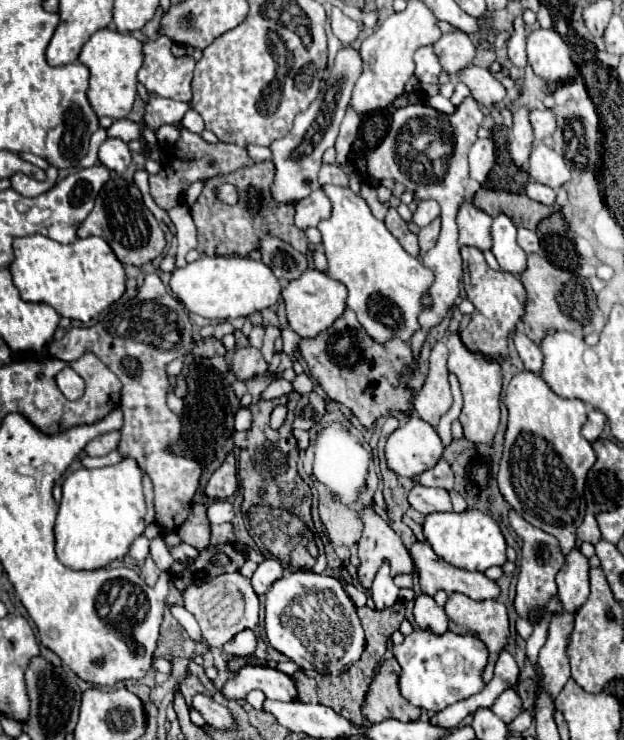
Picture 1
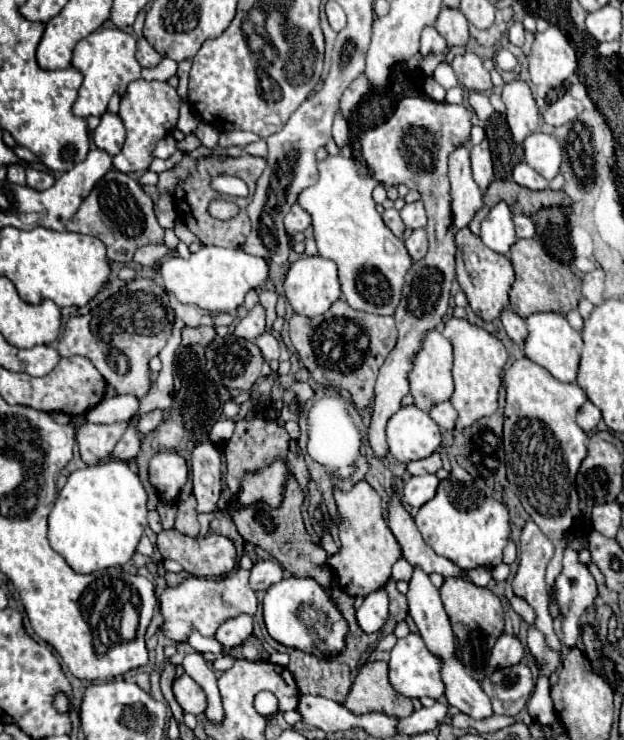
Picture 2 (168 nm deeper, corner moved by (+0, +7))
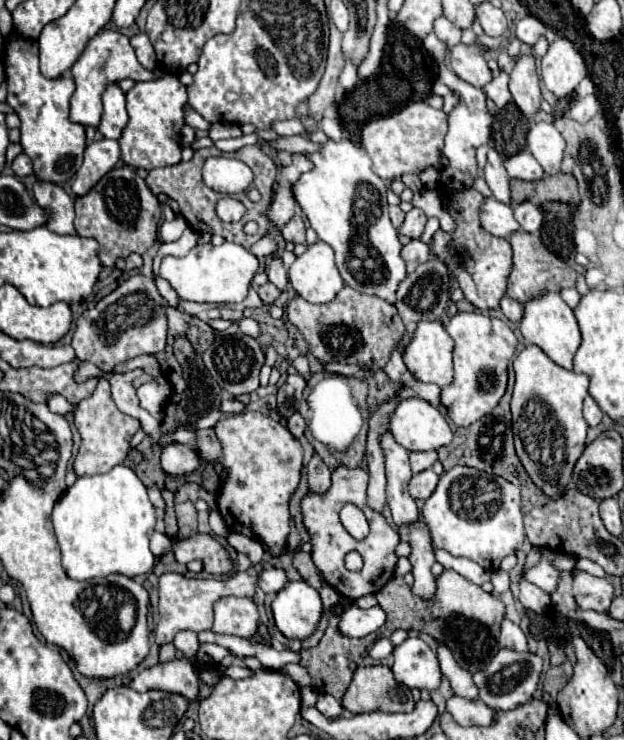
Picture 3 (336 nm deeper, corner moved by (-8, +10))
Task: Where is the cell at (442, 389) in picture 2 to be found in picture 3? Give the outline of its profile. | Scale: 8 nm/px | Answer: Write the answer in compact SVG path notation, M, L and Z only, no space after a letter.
M421 320L403 354L409 372L421 382L433 382L437 386L451 384L453 376L451 358L453 358L453 340L445 332L443 324L437 320L433 322Z

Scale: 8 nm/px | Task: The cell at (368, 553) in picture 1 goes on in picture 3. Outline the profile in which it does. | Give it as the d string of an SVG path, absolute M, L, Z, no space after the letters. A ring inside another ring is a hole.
M339 466L339 468L335 468L335 472L331 476L331 488L327 492L321 492L321 494L309 492L301 500L303 526L309 532L311 544L313 544L313 552L311 552L313 564L323 574L323 578L327 580L329 586L333 586L341 596L347 596L351 600L357 600L365 594L377 594L387 584L387 580L391 580L395 564L397 564L395 546L399 544L399 534L397 534L395 528L391 528L385 522L385 518L381 514L371 512L371 508L367 508L367 480L369 480L367 470ZM345 502L355 504L367 516L371 532L365 540L355 540L339 522L339 510ZM351 550L357 550L363 556L365 564L359 572L349 572L345 568L343 558Z

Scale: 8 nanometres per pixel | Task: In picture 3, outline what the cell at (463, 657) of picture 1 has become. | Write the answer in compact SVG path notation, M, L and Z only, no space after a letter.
M407 638L393 650L395 680L419 690L433 690L441 684L441 670L435 654L421 638Z

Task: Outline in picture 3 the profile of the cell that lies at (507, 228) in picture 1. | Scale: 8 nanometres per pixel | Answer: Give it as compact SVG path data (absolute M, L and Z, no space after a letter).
M485 198L479 208L481 226L493 236L507 238L511 232L519 230L519 222L513 216L513 208L509 204L497 202L495 198Z

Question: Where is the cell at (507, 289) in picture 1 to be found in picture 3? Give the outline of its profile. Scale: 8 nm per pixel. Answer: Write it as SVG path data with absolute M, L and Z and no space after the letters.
M437 188L437 192L441 194L443 208L455 220L455 230L453 232L437 230L433 234L433 240L431 240L431 252L439 260L443 260L451 268L451 272L457 272L457 270L465 272L465 276L455 274L459 280L459 288L465 294L465 300L469 300L479 310L497 308L499 300L505 296L507 276L511 272L511 246L509 246L509 242L505 238L491 236L489 232L485 232L481 228L479 206L483 202L483 196L477 190L467 188L467 190L453 192L449 188Z

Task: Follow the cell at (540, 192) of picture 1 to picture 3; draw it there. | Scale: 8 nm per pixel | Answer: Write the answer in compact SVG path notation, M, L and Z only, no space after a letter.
M521 150L509 158L505 158L505 170L511 178L517 180L541 180L545 176L539 162L531 156L529 150Z

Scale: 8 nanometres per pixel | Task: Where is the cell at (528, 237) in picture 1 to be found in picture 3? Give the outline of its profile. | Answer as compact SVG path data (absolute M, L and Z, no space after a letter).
M525 200L521 204L515 204L513 212L515 212L517 222L521 224L521 230L525 230L525 232L537 232L543 224L543 216L541 216L539 208L529 200Z

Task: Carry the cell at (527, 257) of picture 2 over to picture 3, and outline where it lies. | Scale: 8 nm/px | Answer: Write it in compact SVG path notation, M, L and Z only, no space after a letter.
M517 230L511 234L509 244L513 248L513 268L511 268L511 274L507 280L507 296L509 298L519 300L519 302L527 302L527 300L531 300L531 296L539 296L539 292L545 292L545 290L559 292L563 288L575 286L577 272L569 264L559 260L555 254L551 254L543 246L539 236Z

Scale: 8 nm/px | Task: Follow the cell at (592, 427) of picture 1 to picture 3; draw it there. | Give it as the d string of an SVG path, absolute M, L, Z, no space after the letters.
M587 396L585 402L583 402L583 416L585 416L589 426L597 426L601 422L601 418L603 418L601 408L597 406L597 402L591 396Z

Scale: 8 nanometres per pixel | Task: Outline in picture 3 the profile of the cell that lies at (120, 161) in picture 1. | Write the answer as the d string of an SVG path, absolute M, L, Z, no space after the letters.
M107 84L103 92L103 118L99 124L99 132L105 138L119 140L125 124L127 124L127 110L125 110L125 92L119 88L119 84Z

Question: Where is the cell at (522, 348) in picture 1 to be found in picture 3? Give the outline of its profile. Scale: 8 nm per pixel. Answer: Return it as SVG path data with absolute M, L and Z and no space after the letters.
M503 296L501 298L501 312L511 320L511 322L519 322L519 316L523 316L523 304L509 298L509 296Z

